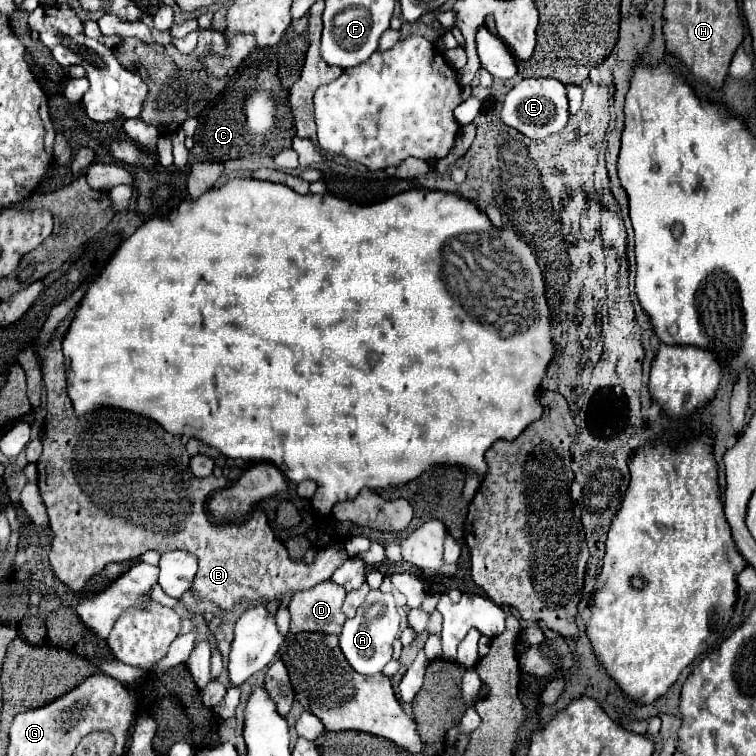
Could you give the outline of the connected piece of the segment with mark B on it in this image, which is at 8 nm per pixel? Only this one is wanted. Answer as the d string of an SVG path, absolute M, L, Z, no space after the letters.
M62 336L54 340L42 354L42 374L48 396L48 412L44 420L44 452L36 466L40 496L46 504L50 528L54 532L48 560L56 578L62 584L66 584L72 592L82 592L90 578L100 574L112 562L134 560L148 550L156 550L158 554L170 550L184 550L198 558L198 574L196 582L192 584L194 598L214 602L220 612L232 612L236 606L240 606L240 600L244 600L246 606L270 606L274 602L282 602L288 594L328 580L334 574L334 570L348 560L346 550L326 548L318 550L316 560L312 564L306 564L304 560L294 562L288 556L284 544L274 536L268 518L260 507L254 508L254 512L239 523L214 522L206 510L206 502L214 492L222 490L228 480L222 476L194 478L188 470L188 452L180 438L166 434L166 430L162 430L158 424L146 418L122 414L118 410L98 410L98 414L88 414L80 420L74 414L72 402L66 394L66 370L60 342Z

